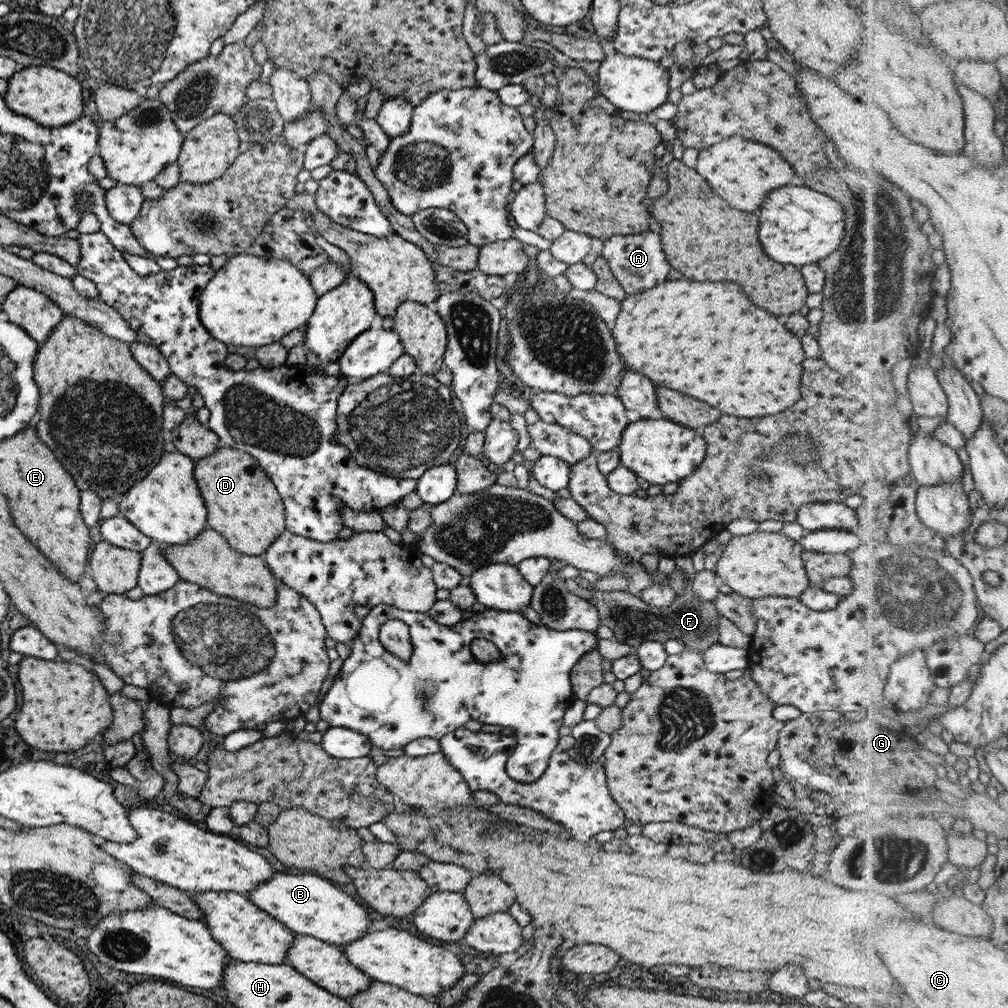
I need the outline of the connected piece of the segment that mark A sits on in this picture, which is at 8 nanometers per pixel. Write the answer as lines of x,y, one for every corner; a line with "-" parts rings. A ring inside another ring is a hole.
649,230
635,235
613,235
603,241
601,257
626,295
645,291
667,278
669,266
665,262
665,254
661,250
660,242
661,237

